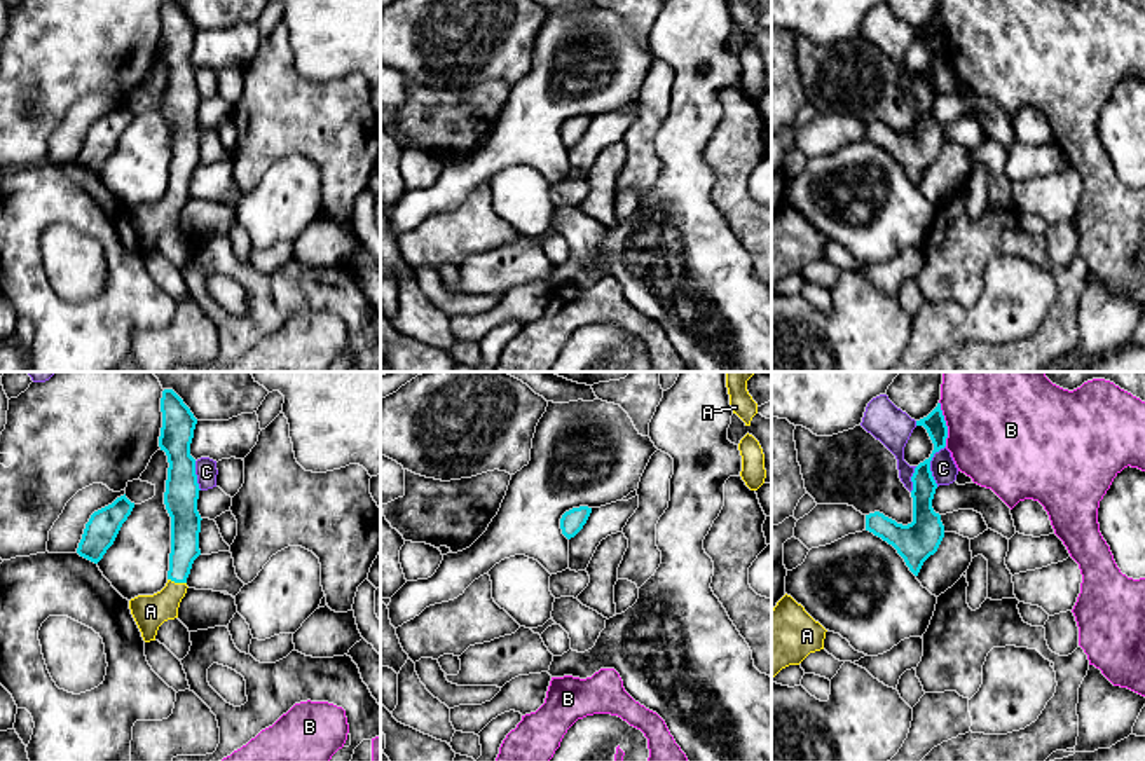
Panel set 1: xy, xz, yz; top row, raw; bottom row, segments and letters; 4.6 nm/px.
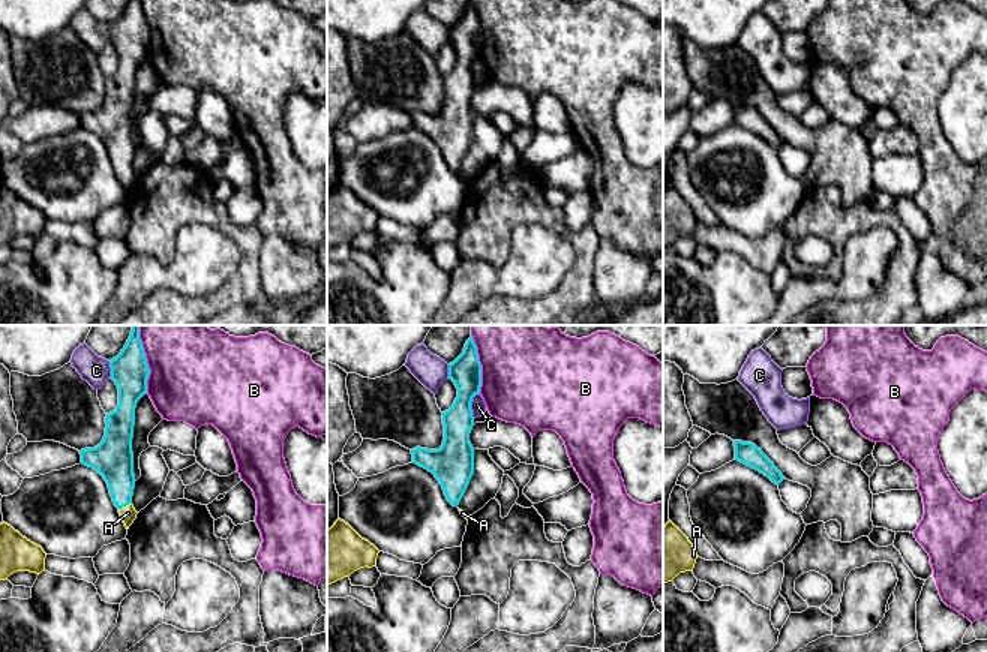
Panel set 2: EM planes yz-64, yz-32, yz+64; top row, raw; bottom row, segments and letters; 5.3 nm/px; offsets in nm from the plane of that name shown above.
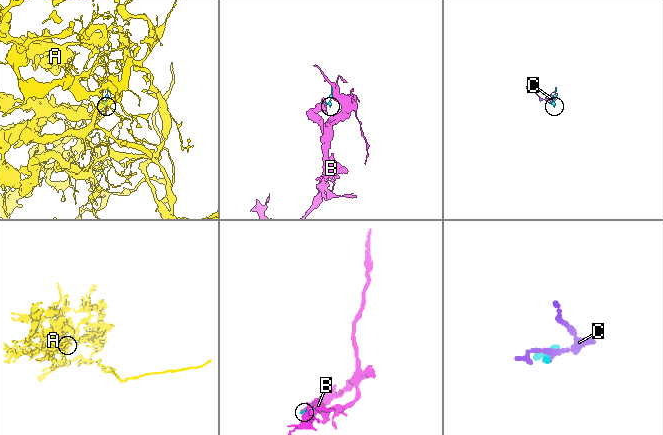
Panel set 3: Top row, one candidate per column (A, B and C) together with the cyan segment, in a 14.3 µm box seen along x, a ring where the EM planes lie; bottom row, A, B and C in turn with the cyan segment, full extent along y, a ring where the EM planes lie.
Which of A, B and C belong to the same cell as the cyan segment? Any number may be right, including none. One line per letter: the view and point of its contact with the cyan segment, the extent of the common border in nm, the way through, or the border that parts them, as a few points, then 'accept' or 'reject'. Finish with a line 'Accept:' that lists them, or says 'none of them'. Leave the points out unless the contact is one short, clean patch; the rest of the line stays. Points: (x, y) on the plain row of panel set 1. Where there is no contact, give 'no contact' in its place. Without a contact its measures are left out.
A: contact xy (177, 191); length 90 nm; way xy (185, 138), (185, 157), (177, 191), (150, 220); accept
B: contact yz (945, 34); length 220 nm; reject
C: contact yz (929, 74); length 200 nm; border yz (945, 54), (931, 70), (931, 84), (936, 95); reject
Accept: A

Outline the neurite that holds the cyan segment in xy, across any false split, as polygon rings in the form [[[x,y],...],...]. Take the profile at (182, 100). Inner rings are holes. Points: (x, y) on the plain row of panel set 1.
[[[162,0],[162,37],[159,56],[168,65],[164,113],[171,126],[171,162],[166,195],[154,204],[129,209],[131,223],[145,251],[155,250],[159,236],[178,227],[178,216],[187,202],[187,187],[201,164],[197,120],[199,93],[190,52],[197,28],[175,0]]]

